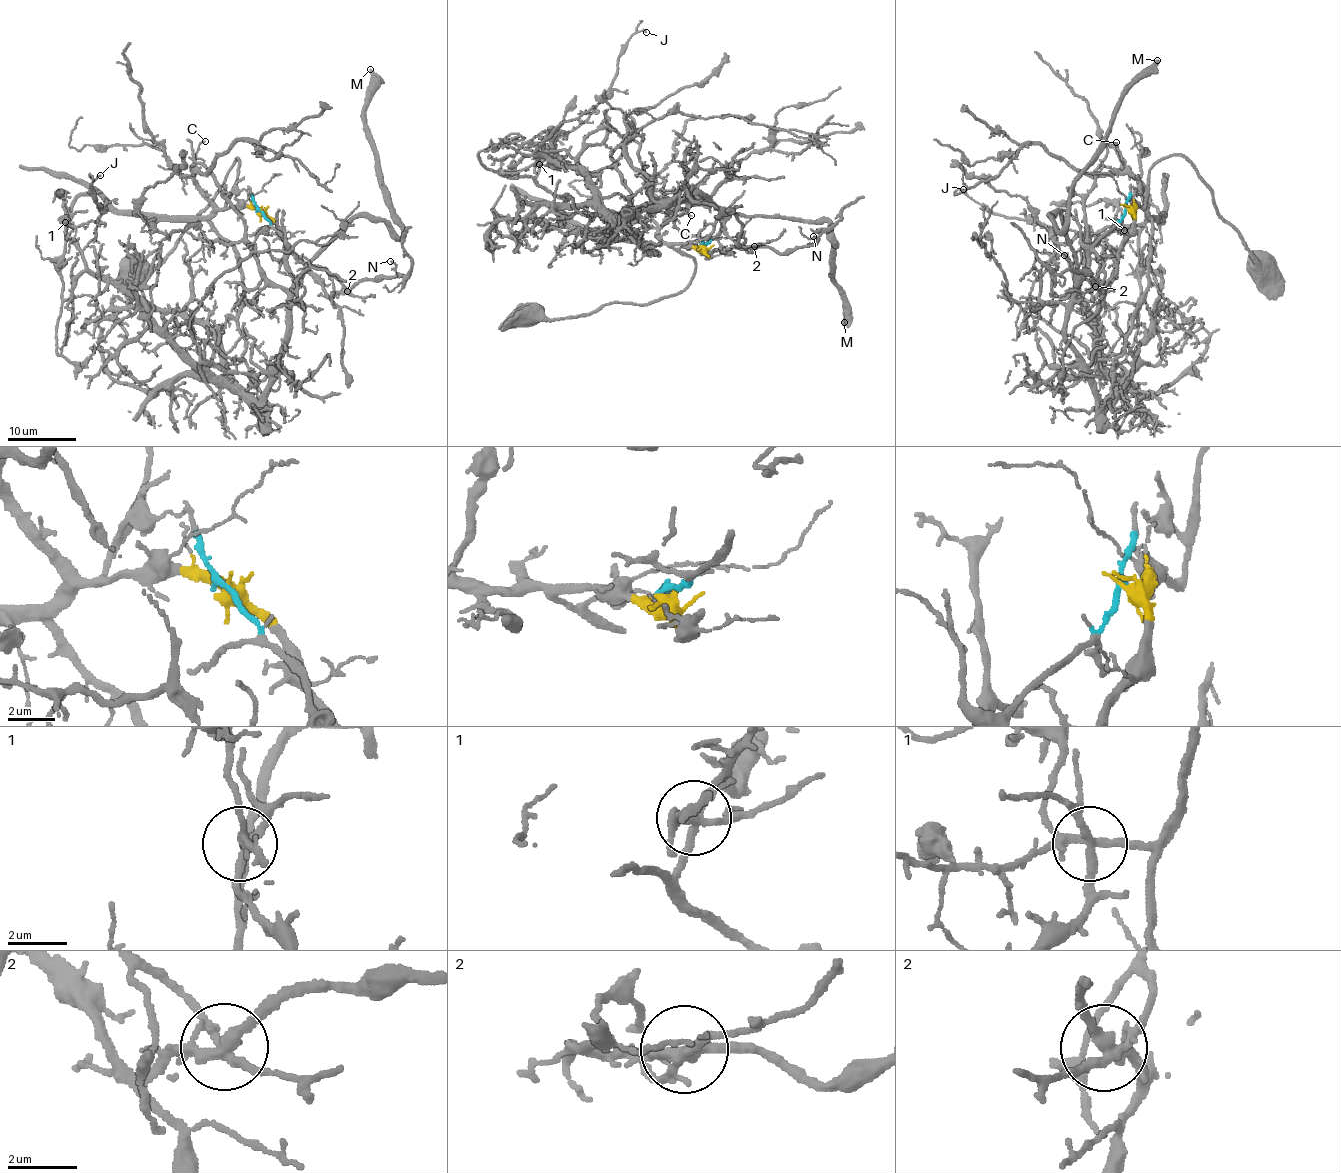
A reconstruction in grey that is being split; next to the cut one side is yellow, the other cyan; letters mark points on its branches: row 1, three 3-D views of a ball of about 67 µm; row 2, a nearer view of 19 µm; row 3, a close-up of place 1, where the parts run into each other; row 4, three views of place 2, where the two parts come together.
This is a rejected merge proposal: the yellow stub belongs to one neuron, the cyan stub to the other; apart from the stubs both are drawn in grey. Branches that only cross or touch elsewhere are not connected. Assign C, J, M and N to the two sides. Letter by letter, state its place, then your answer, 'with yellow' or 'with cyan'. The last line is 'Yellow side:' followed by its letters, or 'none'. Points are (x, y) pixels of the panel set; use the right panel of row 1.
C: place (1116, 142); with yellow
J: place (963, 189); with yellow
M: place (1157, 60); with cyan
N: place (1064, 255); with yellow
Yellow side: C, J, N

